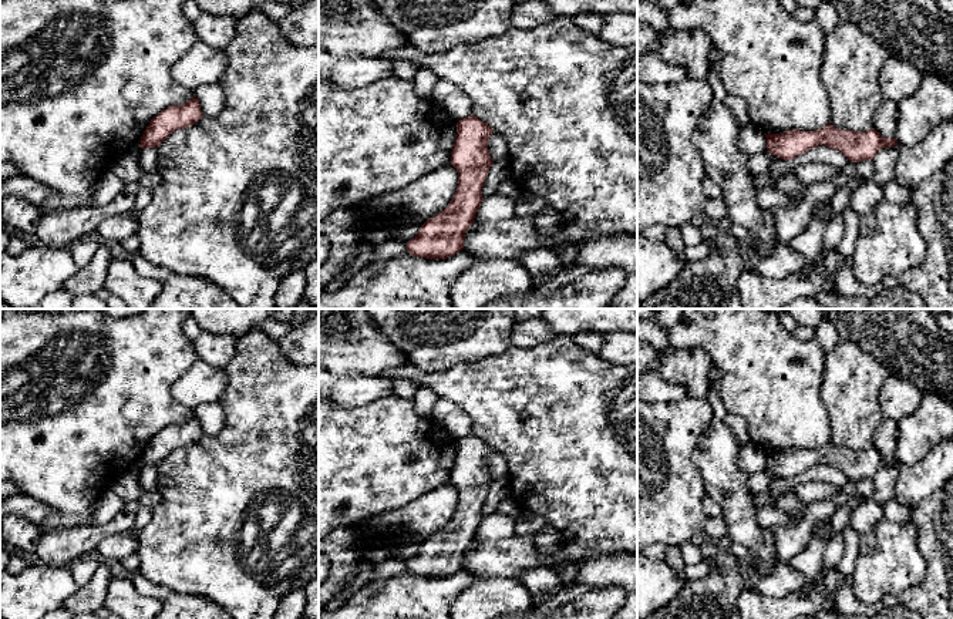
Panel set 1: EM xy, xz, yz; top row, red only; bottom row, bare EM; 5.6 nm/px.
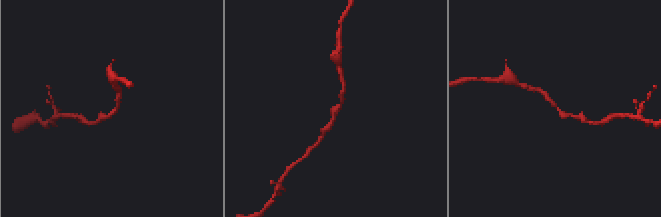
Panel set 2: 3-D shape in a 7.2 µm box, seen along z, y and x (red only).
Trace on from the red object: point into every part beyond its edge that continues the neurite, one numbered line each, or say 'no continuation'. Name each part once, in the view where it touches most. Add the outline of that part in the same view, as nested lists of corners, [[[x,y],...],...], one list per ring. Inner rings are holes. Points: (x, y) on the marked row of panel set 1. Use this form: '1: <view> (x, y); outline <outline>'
no continuation

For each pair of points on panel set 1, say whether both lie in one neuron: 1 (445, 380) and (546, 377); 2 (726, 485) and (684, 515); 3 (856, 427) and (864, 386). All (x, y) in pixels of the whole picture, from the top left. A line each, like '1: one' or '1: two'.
1: one
2: two
3: one

